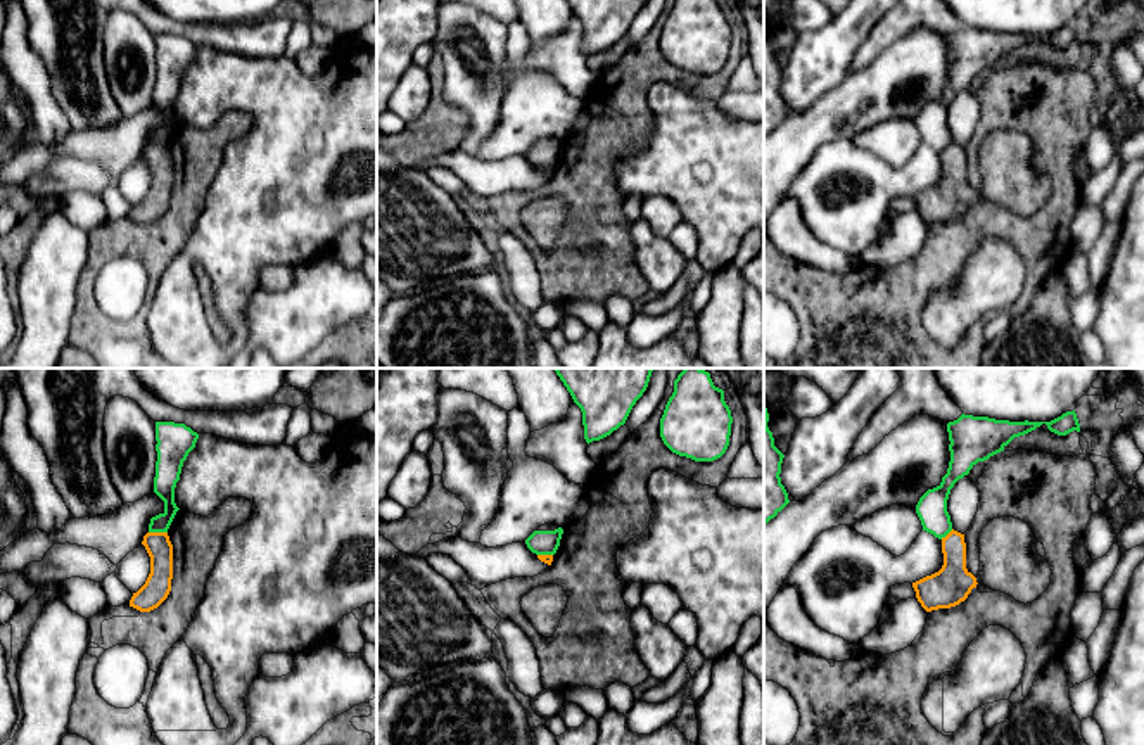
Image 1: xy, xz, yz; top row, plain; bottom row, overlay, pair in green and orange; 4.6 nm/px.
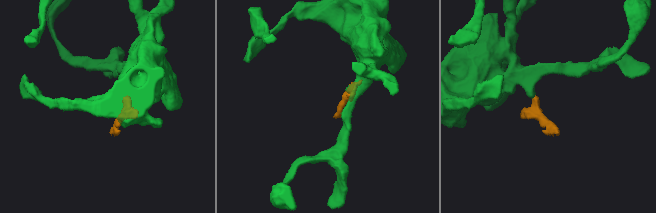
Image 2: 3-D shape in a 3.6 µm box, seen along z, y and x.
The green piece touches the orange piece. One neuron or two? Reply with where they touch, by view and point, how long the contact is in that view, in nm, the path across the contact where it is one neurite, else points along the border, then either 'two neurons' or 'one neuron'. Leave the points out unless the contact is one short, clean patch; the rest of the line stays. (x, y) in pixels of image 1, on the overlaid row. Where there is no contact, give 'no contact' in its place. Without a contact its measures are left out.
meets green in xy at (158, 531); contact 90 nm long; border along xy (149, 531), (166, 533); two neurons

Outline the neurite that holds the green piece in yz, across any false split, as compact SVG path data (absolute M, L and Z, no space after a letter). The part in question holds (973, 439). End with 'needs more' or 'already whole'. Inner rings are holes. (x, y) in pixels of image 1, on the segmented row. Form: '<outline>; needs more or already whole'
M1075 410L1066 411L1051 422L1009 422L988 417L961 415L947 423L950 462L942 482L928 489L916 505L916 513L923 531L942 539L952 531L947 500L954 484L969 474L969 470L990 456L1004 451L1004 448L1020 436L1025 436L1042 423L1058 436L1066 436L1073 430L1080 432L1080 423Z; already whole

